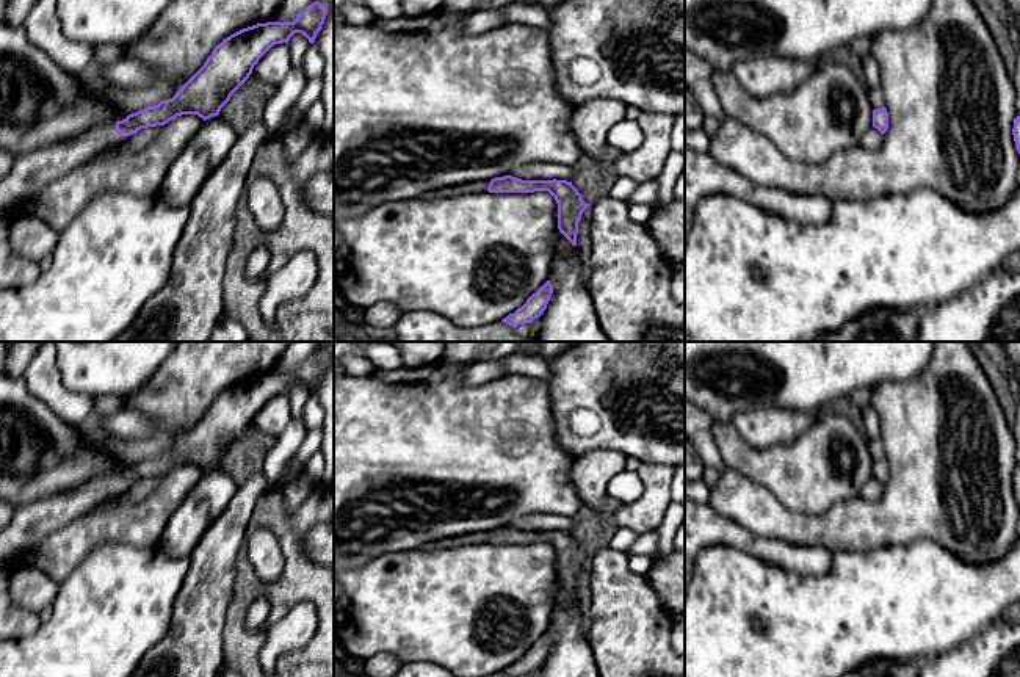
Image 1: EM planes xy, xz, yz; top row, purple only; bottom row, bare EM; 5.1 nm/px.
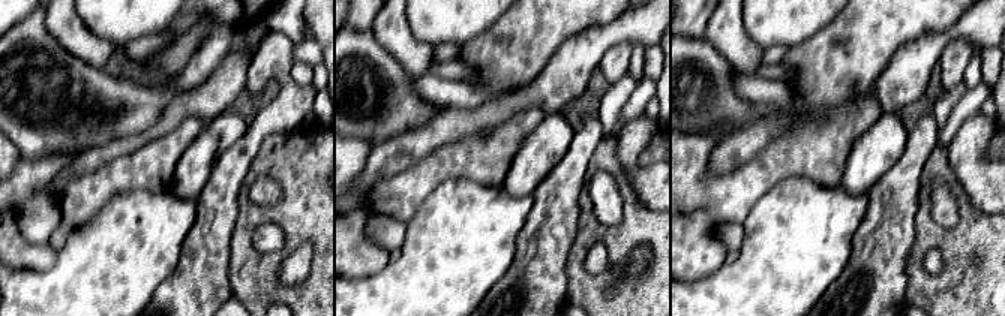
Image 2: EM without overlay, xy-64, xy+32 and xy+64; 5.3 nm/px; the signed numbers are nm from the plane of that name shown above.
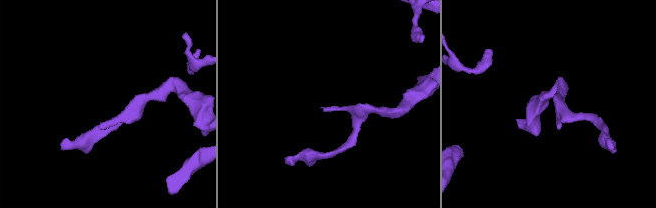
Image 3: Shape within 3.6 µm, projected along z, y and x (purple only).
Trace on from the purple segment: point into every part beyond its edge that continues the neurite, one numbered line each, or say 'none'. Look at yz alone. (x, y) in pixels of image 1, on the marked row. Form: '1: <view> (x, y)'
1: yz (876, 96)

